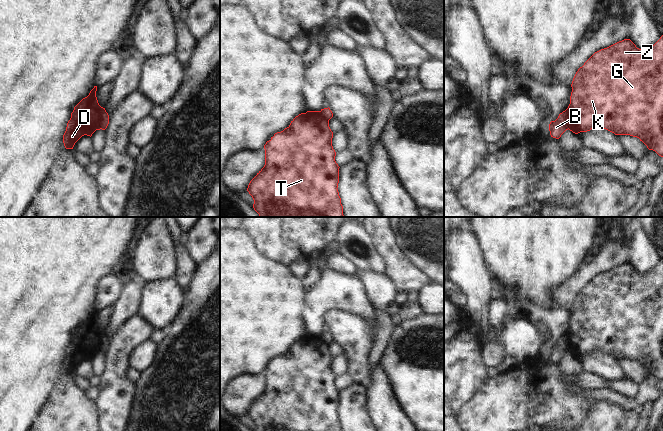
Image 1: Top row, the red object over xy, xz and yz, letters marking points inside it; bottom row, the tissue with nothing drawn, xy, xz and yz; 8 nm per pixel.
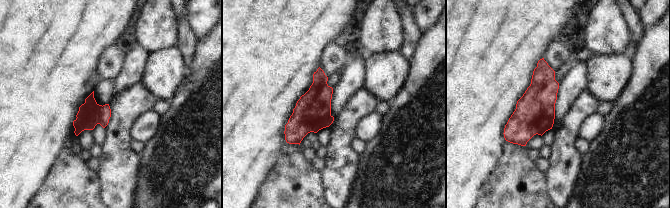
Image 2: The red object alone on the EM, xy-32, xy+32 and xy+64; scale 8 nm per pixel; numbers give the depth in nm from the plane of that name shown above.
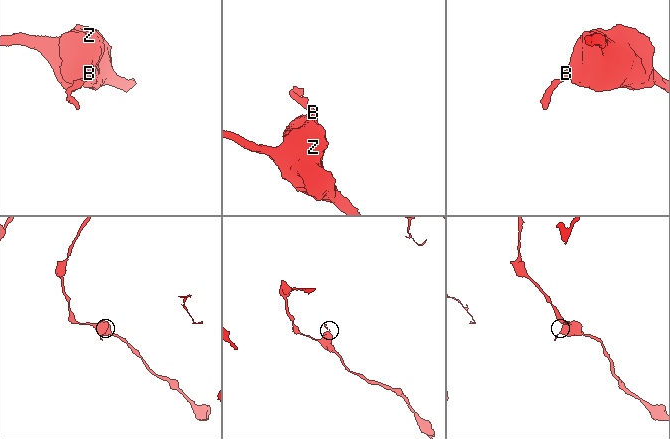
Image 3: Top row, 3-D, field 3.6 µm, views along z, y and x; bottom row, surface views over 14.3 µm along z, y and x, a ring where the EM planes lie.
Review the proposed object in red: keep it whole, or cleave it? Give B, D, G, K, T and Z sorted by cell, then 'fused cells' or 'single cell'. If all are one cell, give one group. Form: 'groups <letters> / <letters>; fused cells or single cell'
groups B / D G K T Z; fused cells

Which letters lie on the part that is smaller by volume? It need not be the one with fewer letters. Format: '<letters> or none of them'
B

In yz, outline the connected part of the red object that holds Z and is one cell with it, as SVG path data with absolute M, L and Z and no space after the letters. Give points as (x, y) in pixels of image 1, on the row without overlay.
M663 259L660 263L648 273L639 273L630 263L624 263L607 272L595 276L582 291L576 296L572 308L570 328L565 334L569 338L569 354L575 358L587 356L595 350L600 350L615 359L630 359L637 361L642 365L649 374L655 375L663 381Z

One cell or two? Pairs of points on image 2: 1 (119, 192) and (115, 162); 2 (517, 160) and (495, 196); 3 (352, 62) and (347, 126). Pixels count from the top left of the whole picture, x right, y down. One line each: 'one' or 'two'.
1: one
2: one
3: two

